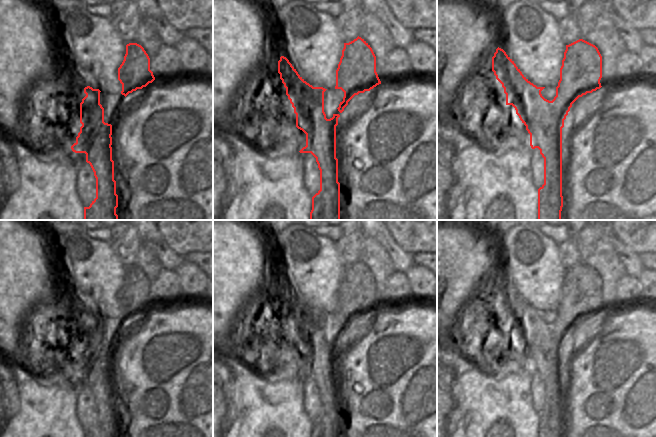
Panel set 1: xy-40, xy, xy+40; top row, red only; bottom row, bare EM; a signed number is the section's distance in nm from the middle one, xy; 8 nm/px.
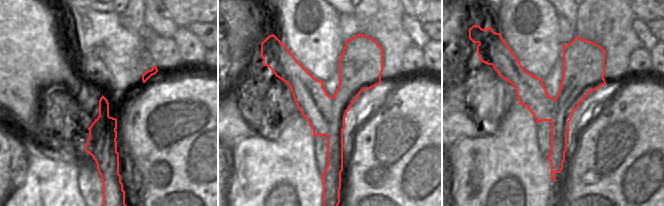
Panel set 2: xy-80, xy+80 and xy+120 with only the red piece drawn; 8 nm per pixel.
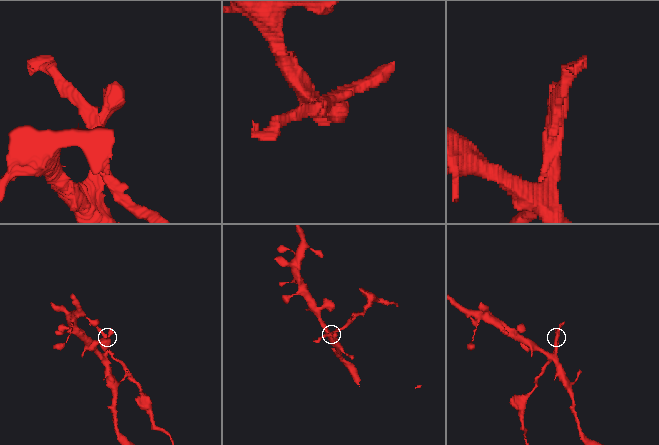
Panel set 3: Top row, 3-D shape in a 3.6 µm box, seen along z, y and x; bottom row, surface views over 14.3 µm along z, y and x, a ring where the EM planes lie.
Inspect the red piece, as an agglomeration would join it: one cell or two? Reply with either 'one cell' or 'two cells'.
two cells

